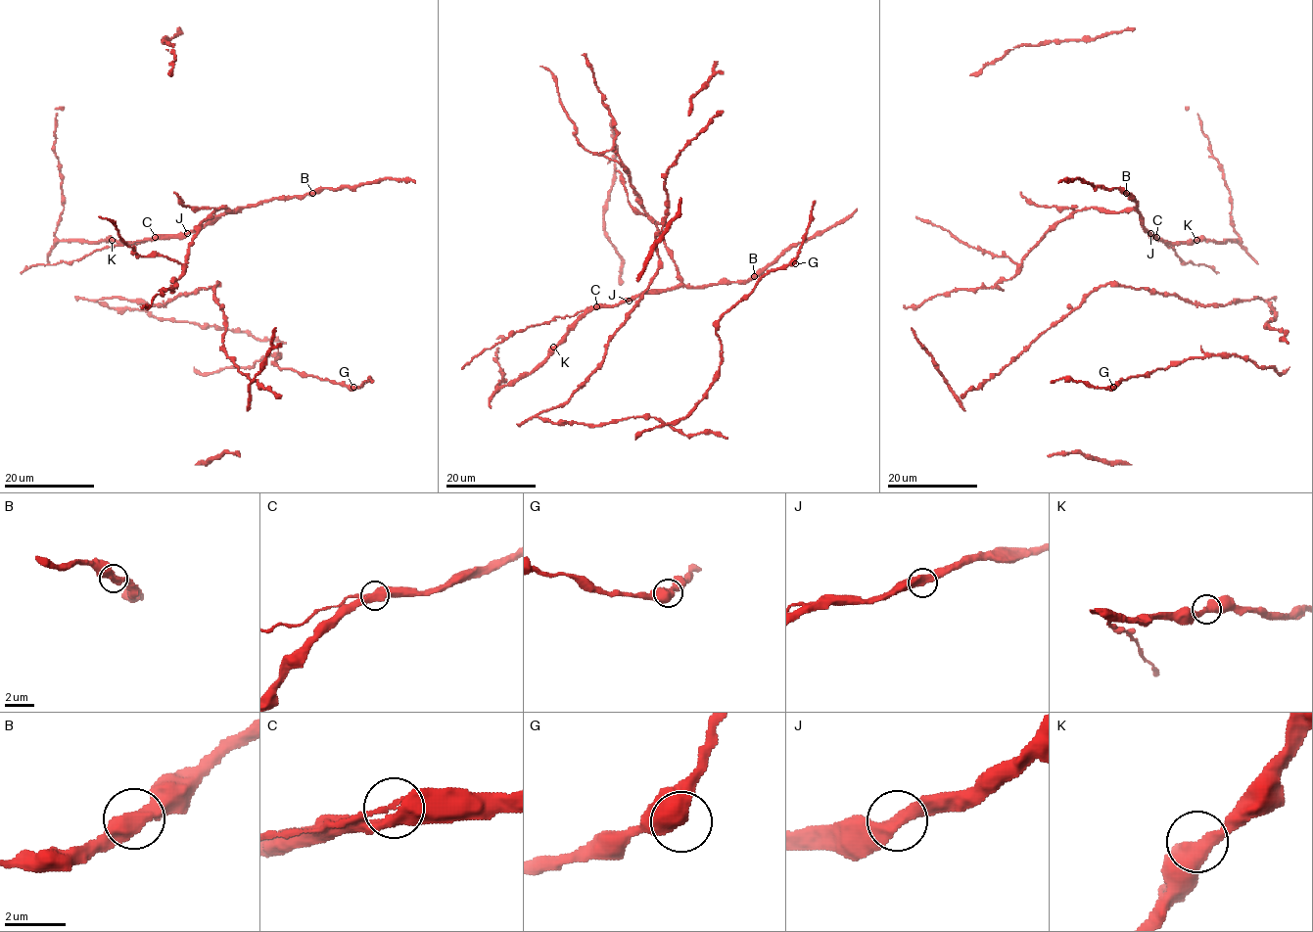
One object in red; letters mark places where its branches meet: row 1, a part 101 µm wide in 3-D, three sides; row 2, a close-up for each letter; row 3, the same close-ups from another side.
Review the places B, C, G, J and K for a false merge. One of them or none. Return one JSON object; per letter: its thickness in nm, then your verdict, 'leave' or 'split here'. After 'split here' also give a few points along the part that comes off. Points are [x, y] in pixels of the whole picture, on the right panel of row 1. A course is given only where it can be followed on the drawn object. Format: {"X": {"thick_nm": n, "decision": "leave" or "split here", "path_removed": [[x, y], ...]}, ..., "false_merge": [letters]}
{"B": {"thick_nm": 480, "decision": "leave"}, "C": {"thick_nm": 500, "decision": "split here", "path_removed": [[1157, 237], [1183, 261], [1206, 264], [1219, 272]]}, "G": {"thick_nm": 550, "decision": "leave"}, "J": {"thick_nm": 480, "decision": "leave"}, "K": {"thick_nm": 500, "decision": "leave"}, "false_merge": ["C"]}

